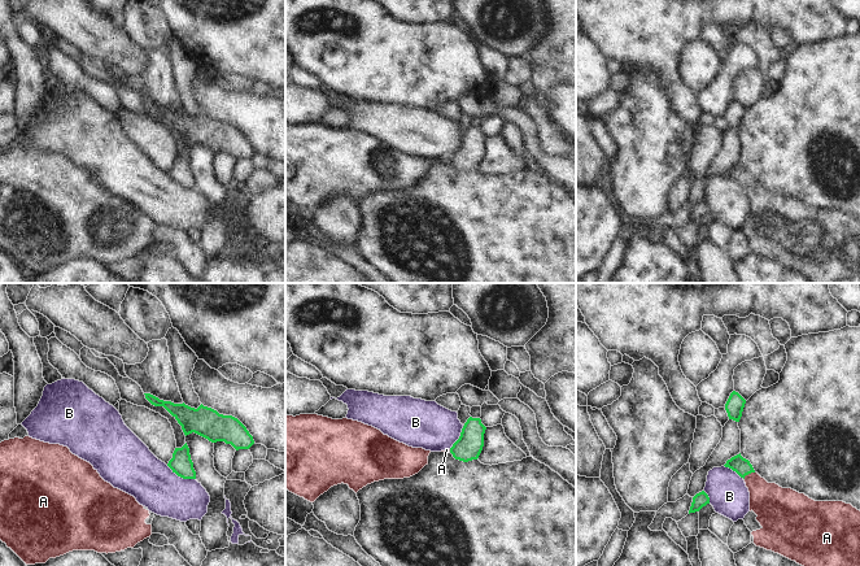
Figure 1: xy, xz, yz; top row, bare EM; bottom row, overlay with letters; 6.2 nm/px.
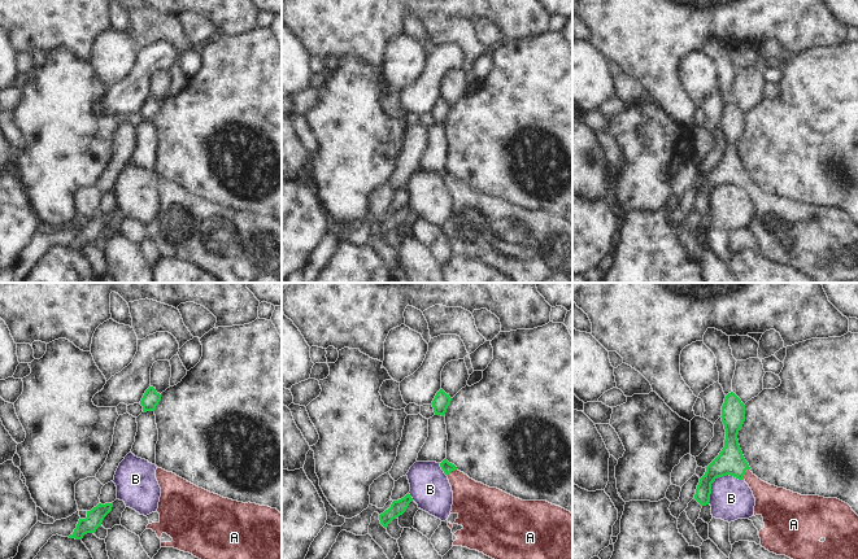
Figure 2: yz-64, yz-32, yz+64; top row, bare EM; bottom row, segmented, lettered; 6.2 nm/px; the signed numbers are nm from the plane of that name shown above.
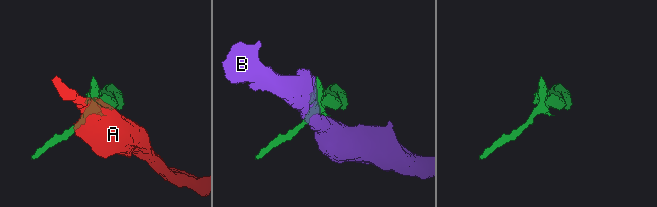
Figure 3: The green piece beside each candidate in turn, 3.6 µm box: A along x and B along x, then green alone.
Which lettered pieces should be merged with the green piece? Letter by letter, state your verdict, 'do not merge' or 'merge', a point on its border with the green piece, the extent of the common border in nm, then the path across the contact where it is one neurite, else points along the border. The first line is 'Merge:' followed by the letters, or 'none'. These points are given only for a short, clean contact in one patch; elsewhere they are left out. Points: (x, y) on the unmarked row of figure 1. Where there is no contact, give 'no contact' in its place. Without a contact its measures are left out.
Merge: A
A: merge; contact yz (747, 183); length 90 nm; way yz (742, 175), (747, 183), (773, 214)
B: do not merge; contact xy (180, 186); length 200 nm; border xy (166, 174), (178, 184), (195, 188)

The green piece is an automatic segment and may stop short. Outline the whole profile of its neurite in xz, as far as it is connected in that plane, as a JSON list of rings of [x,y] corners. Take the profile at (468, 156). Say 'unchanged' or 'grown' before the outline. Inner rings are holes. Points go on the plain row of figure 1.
unchanged; [[[470,126],[464,132],[459,148],[450,157],[455,169],[468,171],[477,169],[484,156],[484,143],[486,136],[480,127]]]

